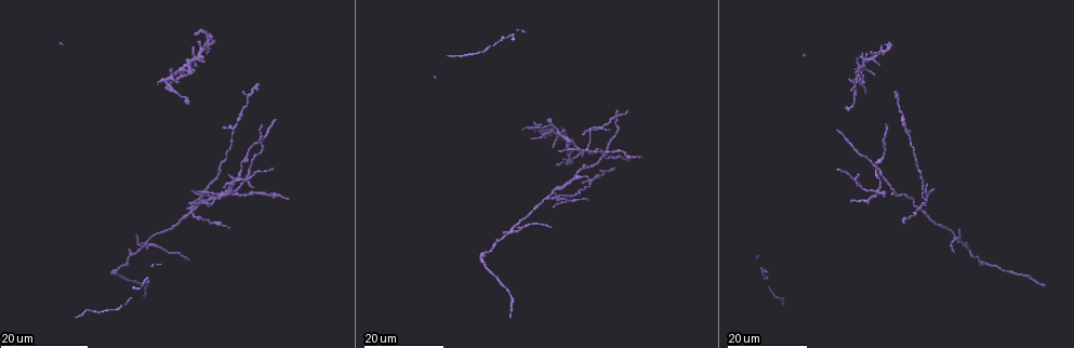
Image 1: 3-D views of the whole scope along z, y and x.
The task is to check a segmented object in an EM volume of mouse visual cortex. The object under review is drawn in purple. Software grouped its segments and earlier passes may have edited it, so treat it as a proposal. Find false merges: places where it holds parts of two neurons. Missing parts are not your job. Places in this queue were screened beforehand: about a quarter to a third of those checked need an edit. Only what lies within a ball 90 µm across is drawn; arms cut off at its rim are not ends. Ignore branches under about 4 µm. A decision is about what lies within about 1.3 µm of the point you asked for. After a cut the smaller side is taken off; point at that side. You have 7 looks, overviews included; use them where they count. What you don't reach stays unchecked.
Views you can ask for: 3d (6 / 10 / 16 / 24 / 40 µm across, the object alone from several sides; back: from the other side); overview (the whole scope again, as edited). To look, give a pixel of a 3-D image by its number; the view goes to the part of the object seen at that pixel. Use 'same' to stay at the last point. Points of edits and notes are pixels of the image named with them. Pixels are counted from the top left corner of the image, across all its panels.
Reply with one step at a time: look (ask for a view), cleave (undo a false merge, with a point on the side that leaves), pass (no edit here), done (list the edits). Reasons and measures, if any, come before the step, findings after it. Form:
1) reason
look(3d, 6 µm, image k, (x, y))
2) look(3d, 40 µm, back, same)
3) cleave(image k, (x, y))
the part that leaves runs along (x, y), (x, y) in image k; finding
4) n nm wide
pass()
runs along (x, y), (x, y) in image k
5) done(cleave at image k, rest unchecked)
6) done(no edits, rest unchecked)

a narrow waist
look(3d, 24 µm, image 1, (902, 192))

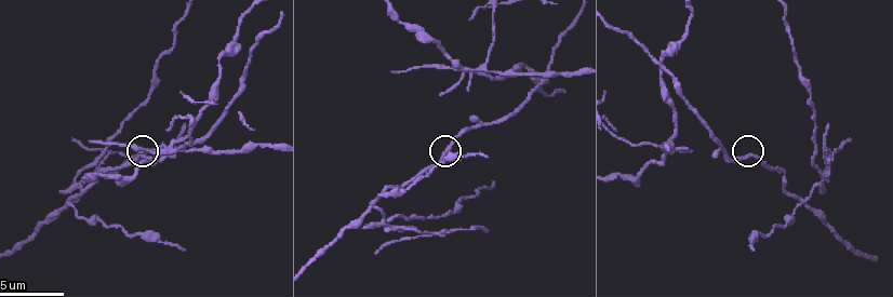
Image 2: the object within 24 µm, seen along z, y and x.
zoom in
look(3d, 6 µm, image 2, (445, 153))

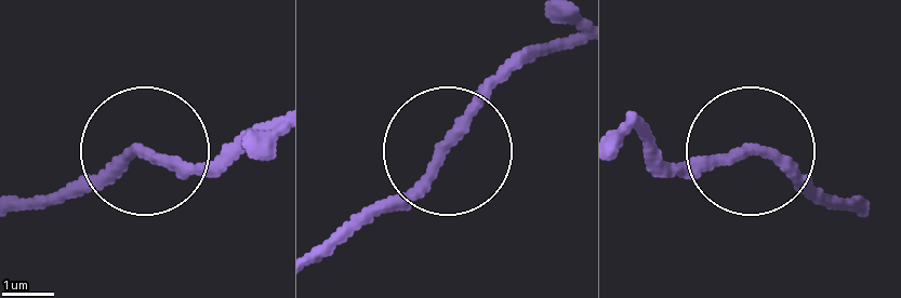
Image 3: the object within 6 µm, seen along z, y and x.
look(3d, 6 µm, back, image 3, (747, 148))

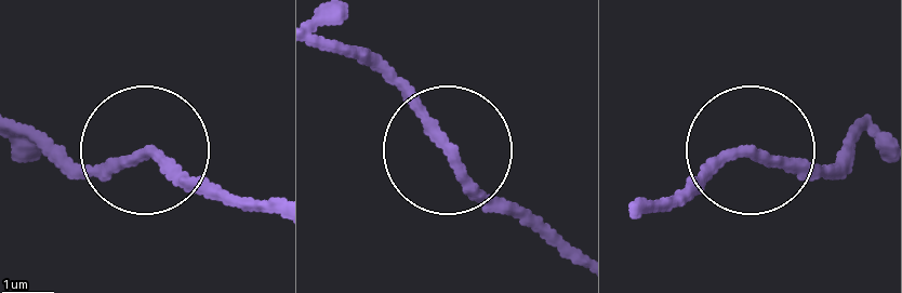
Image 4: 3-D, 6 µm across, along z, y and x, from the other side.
pass()
runs along (636, 214), (757, 149), (830, 175) in image 4; continuous, no second neuron

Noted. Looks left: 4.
two arms in line, one across
look(3d, 16 µm, image 1, (166, 83))

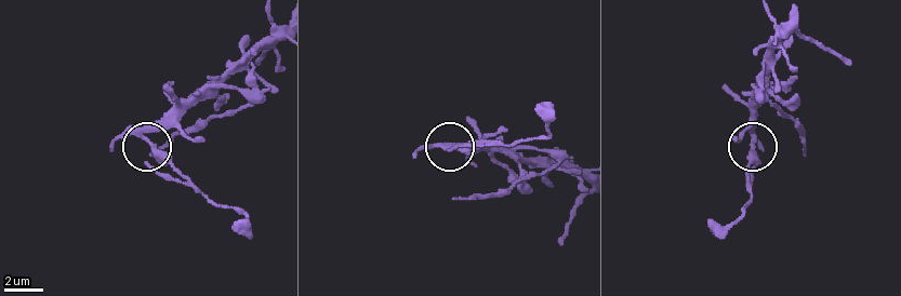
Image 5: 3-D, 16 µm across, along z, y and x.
look(3d, 10 µm, image 5, (146, 139))

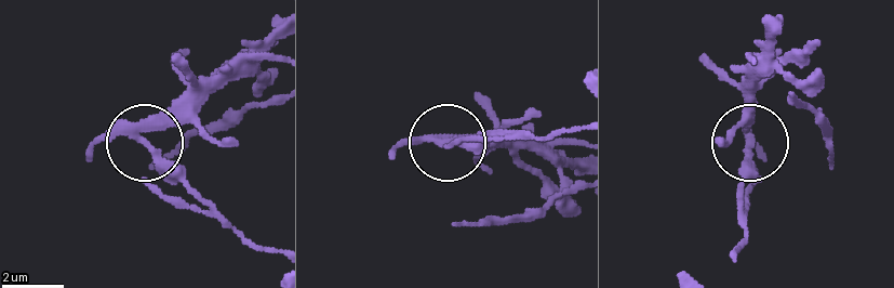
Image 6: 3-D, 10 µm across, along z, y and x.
look(3d, 10 µm, back, image 6, (144, 144))

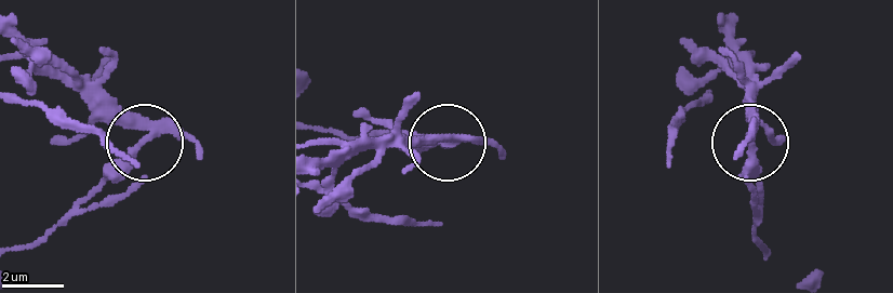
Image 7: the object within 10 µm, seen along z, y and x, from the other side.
230 nm wide
pass()
one neuron here

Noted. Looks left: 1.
done(no edits, rest unchecked)

